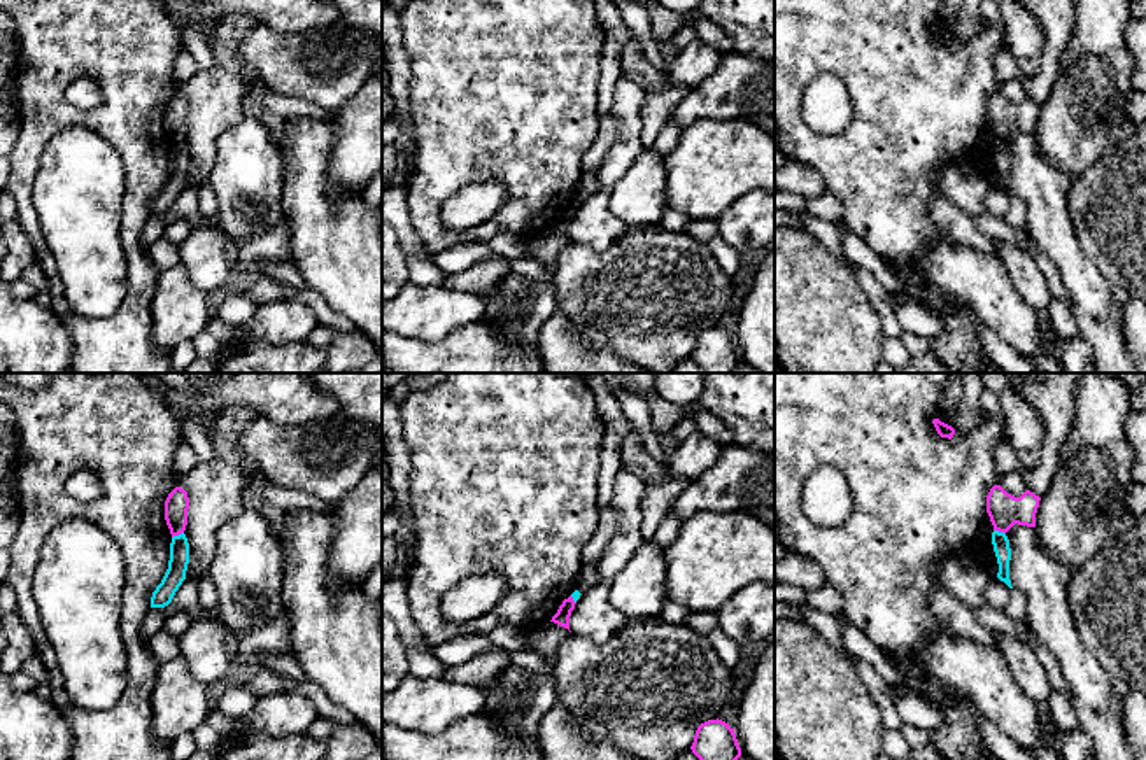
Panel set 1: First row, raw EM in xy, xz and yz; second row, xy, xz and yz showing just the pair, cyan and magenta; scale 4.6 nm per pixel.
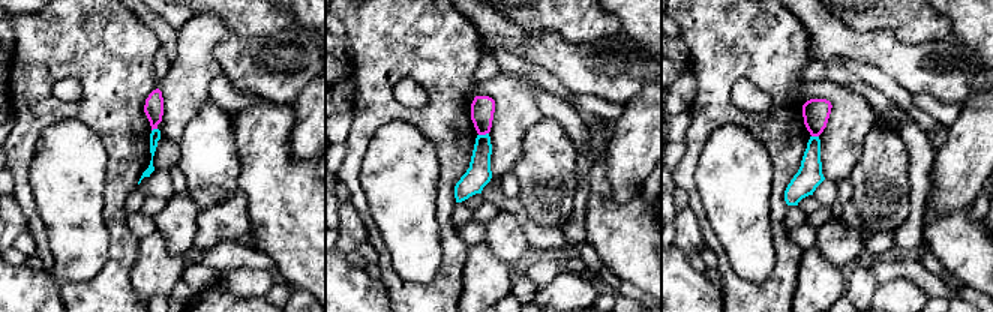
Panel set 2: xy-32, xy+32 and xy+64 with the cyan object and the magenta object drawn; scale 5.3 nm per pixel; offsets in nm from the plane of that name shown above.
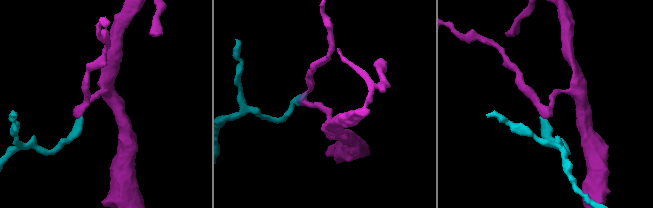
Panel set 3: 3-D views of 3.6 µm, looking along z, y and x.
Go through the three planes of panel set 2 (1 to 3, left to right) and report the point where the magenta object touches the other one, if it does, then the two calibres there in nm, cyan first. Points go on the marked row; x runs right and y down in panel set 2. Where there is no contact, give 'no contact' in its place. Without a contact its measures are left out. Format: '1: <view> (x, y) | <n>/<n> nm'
1: xy-32 (153, 129) | 60/110 nm
2: xy+32 (483, 135) | 140/130 nm
3: xy+64 (815, 137) | 140/140 nm

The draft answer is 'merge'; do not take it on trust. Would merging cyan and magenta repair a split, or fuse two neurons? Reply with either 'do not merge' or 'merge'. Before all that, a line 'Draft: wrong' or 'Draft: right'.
Draft: wrong
do not merge

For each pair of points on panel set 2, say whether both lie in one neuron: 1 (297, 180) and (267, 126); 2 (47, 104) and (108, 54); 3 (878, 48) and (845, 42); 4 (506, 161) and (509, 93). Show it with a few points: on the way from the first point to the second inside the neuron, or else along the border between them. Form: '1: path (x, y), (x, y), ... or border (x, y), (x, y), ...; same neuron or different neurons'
1: path (284, 167), (267, 150), (267, 140); same neuron
2: path (47, 83), (74, 54), (87, 54); same neuron
3: path (870, 48), (852, 45); same neuron
4: path (506, 144), (509, 110); same neuron

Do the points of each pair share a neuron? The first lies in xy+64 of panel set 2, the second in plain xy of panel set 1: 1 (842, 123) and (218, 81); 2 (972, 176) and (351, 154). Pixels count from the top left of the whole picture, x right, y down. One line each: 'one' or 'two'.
1: one
2: one

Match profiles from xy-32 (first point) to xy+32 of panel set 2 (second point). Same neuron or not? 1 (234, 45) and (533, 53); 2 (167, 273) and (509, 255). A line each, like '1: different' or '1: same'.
1: same
2: different

